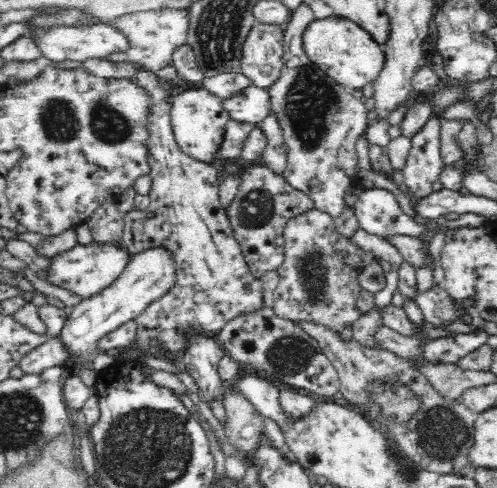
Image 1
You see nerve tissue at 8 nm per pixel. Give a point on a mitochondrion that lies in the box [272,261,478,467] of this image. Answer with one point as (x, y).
(442, 433)

